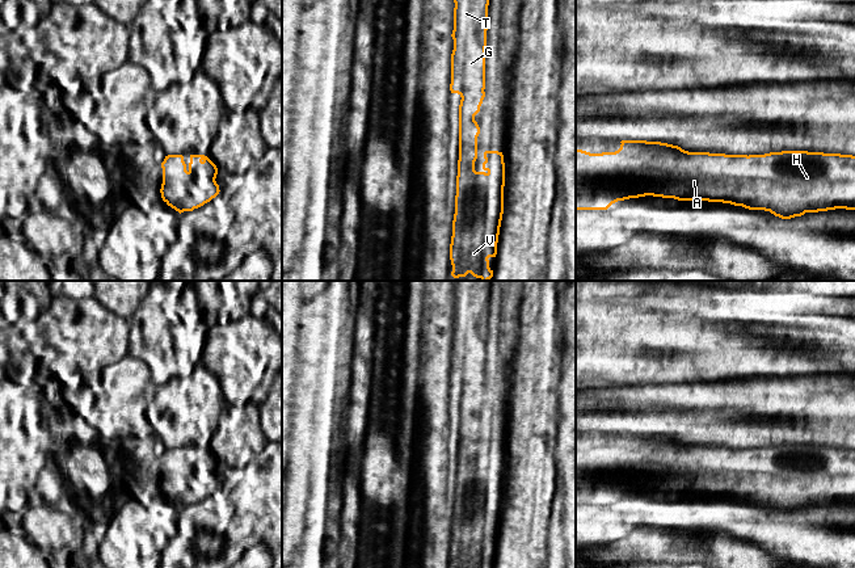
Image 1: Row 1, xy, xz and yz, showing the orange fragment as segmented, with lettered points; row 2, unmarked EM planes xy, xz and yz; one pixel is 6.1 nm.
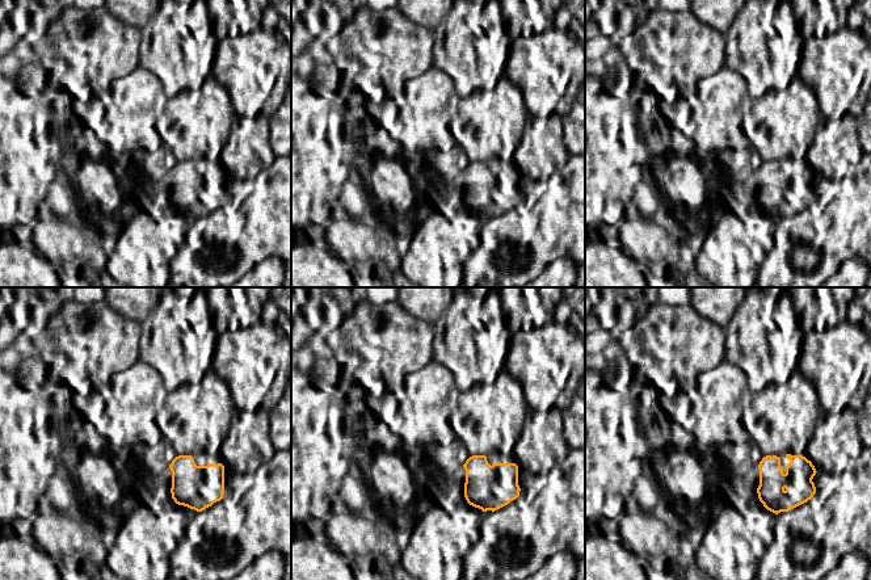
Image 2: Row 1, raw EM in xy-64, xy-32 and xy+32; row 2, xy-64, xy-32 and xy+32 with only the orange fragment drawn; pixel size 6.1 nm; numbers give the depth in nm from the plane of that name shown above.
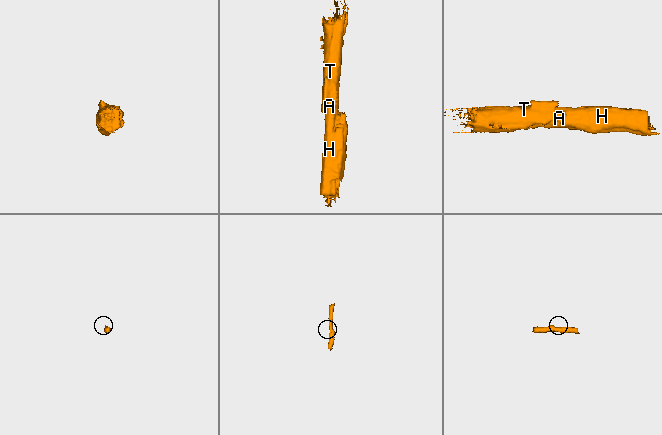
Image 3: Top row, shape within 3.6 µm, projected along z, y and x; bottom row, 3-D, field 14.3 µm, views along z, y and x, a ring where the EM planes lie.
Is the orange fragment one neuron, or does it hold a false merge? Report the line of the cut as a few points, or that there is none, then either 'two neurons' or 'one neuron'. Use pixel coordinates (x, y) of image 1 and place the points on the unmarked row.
cut none; one neuron

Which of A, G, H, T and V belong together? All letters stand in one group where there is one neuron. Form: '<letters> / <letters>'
A G H T V

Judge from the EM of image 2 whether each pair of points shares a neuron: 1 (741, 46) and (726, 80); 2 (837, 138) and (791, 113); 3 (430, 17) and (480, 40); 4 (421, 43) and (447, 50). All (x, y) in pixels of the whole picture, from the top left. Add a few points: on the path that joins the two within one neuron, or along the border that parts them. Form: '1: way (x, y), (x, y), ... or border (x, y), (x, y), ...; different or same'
1: border (724, 64), (735, 70), (744, 79), (748, 89); different
2: border (823, 118), (806, 156); different
3: border (447, 13), (433, 30); different
4: border (432, 30), (433, 64); different

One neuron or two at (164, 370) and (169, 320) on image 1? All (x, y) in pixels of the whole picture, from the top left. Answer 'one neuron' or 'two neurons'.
one neuron

